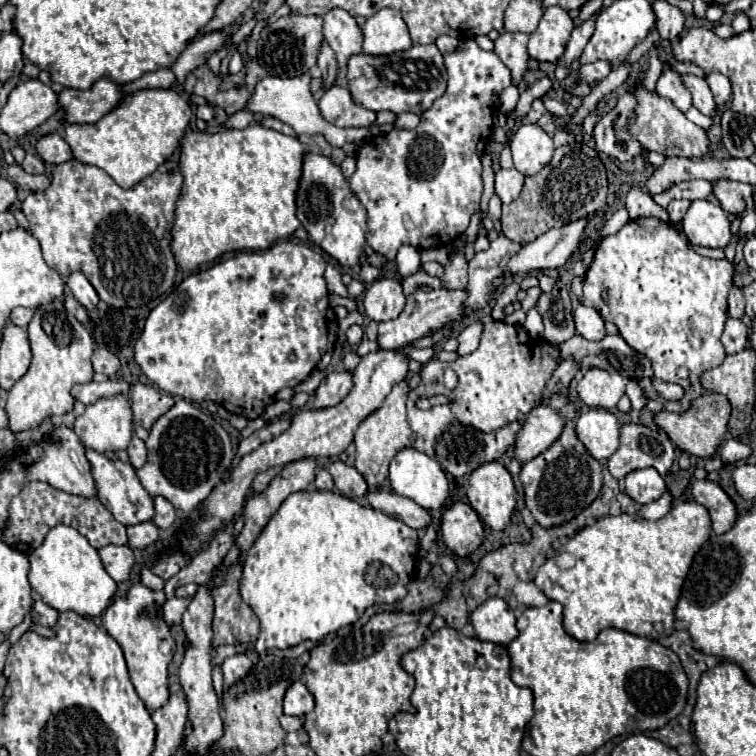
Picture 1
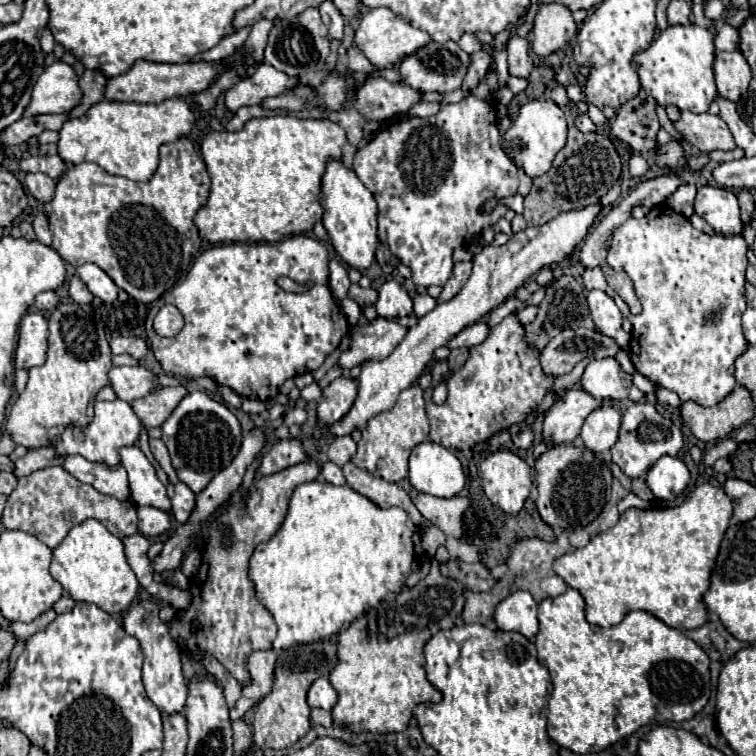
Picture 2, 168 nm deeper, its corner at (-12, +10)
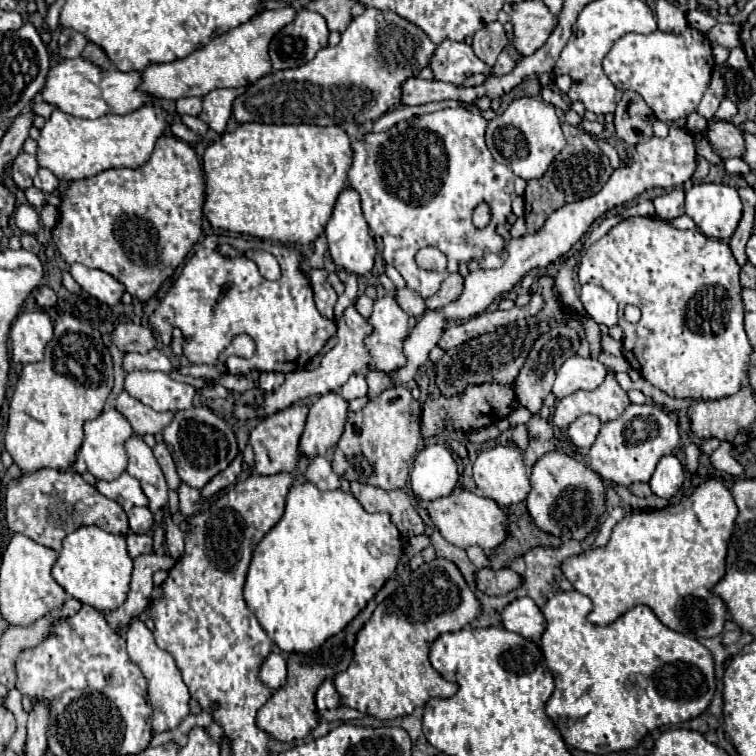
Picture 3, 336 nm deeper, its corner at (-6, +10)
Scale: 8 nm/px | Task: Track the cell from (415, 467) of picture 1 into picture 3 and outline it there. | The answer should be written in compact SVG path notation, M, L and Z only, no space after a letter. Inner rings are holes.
M430 444L418 452L410 474L410 486L416 498L436 500L448 496L456 482L458 466L446 446Z

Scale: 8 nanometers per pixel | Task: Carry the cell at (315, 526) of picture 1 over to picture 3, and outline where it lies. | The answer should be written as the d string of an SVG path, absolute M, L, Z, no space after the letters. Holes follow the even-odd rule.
M304 482L304 484L296 484L290 488L288 496L286 496L286 510L284 516L280 518L280 522L262 538L262 542L256 546L254 554L252 554L252 562L248 568L248 576L246 576L246 584L244 584L244 600L246 606L254 612L256 620L260 622L260 626L266 630L268 638L282 648L284 652L312 652L316 648L320 648L330 636L336 636L340 630L346 628L346 624L368 604L370 598L374 598L374 594L384 586L384 582L388 578L392 578L396 564L398 564L398 556L400 556L400 532L398 528L392 524L388 514L368 514L366 510L362 510L360 502L350 494L350 492L342 492L342 490L332 490L332 492L320 492L314 484Z

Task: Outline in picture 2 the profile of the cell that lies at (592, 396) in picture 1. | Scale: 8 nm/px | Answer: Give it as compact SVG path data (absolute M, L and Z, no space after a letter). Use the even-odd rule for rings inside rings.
M602 358L592 360L586 366L580 384L596 400L620 402L628 398L628 390L632 386L632 374L624 372L618 360Z

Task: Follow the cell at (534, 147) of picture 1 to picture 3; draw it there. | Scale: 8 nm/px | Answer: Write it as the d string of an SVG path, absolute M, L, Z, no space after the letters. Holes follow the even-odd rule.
M518 98L500 116L490 120L486 130L486 146L490 148L494 160L506 164L516 176L532 180L546 172L556 154L566 146L566 138L552 104L536 98Z

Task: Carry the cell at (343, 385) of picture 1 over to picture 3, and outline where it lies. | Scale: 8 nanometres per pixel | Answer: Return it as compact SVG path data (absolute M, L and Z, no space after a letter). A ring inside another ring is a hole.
M328 392L320 396L310 406L306 428L300 438L300 454L310 460L316 456L326 456L344 432L346 414L348 402L340 394Z

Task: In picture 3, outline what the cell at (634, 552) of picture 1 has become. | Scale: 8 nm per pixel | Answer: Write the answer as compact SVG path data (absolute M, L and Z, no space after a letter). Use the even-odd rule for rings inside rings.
M706 480L680 504L660 510L642 510L626 516L614 526L612 538L604 548L594 548L580 556L568 558L562 564L562 572L578 592L592 600L594 608L588 616L592 624L612 624L630 608L644 604L652 608L664 626L692 638L712 638L724 630L728 620L726 604L716 594L710 594L710 590L726 574L726 544L734 532L736 518L738 506L734 504L730 490L718 480Z

